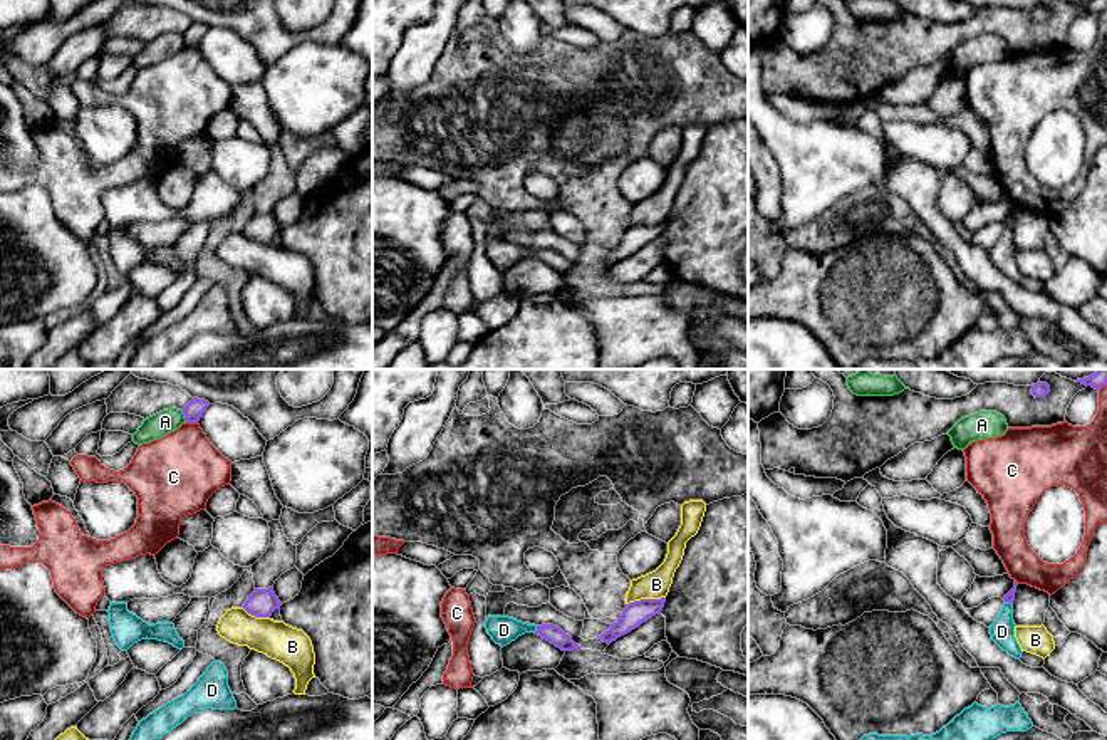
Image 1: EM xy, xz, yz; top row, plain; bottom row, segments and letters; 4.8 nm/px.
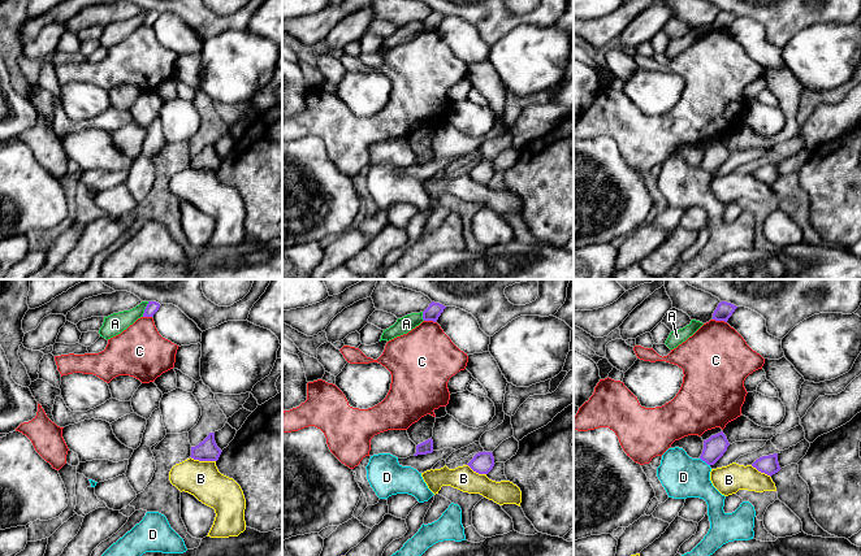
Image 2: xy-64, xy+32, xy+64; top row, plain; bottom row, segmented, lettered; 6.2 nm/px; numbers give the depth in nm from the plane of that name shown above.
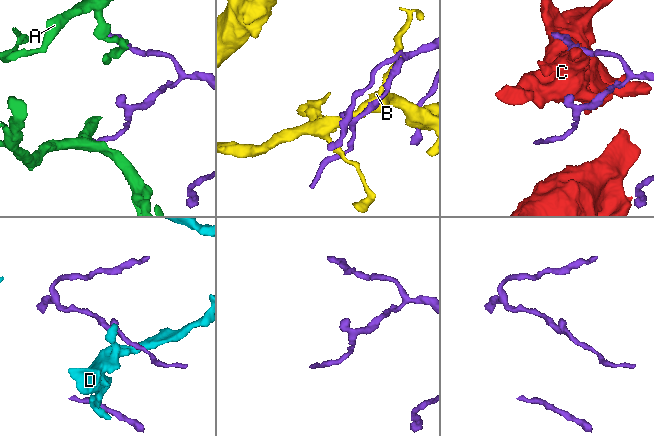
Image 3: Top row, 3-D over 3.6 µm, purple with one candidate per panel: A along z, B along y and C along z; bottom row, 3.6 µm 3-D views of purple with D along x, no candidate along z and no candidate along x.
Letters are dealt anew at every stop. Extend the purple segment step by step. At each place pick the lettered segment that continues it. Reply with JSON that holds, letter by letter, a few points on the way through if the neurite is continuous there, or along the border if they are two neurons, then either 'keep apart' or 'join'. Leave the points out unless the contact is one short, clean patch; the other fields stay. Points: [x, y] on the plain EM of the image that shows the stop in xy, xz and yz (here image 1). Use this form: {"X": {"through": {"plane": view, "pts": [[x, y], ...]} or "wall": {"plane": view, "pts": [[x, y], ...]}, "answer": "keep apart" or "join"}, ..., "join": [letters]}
{"A": {"answer": "keep apart"}, "B": {"answer": "keep apart"}, "C": {"answer": "keep apart"}, "D": {"wall": {"plane": "xz", "pts": [[537, 250], [534, 255]]}, "answer": "keep apart"}, "join": []}

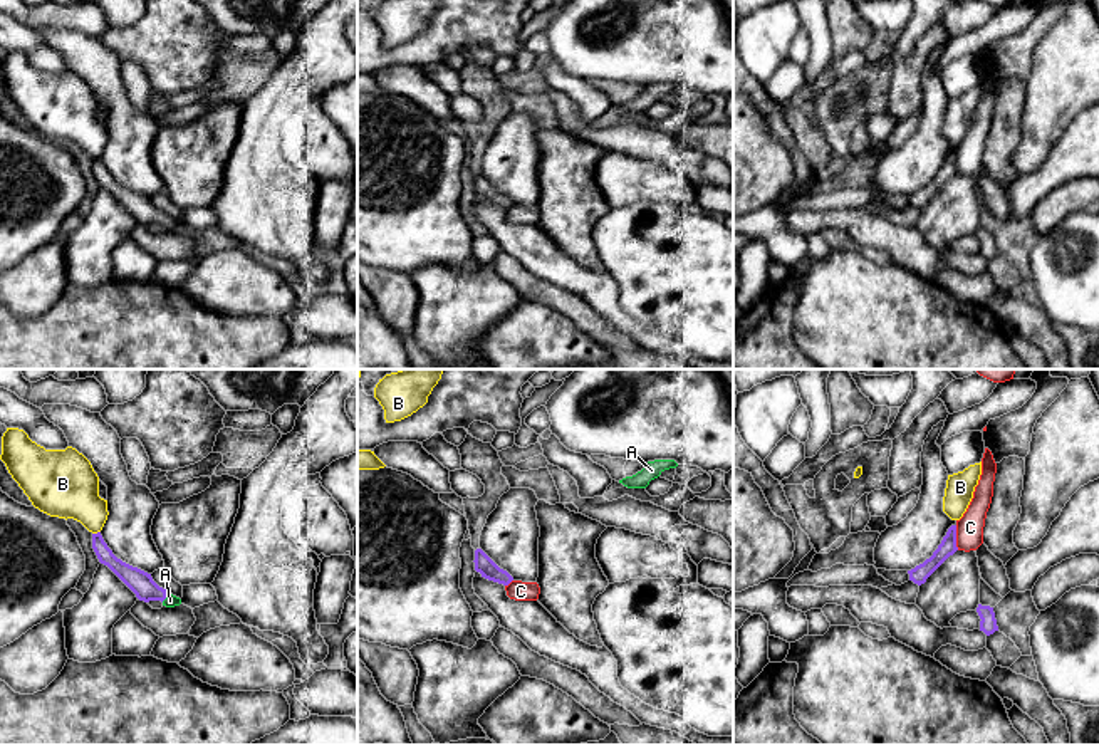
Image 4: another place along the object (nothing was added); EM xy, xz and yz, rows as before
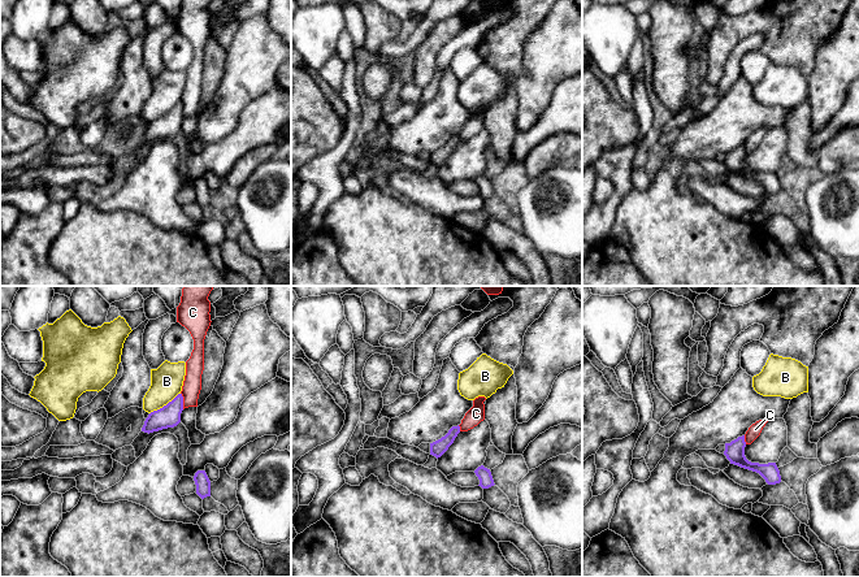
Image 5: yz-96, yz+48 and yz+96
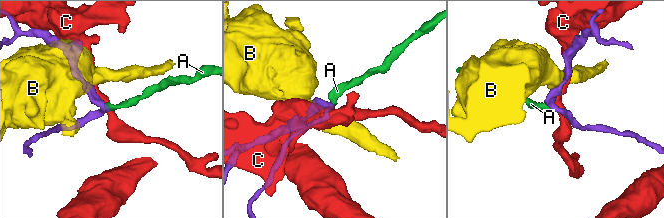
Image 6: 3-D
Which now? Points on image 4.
{"A": {"through": {"plane": "xy", "pts": [[141, 207], [150, 215], [165, 220], [170, 225]]}, "answer": "join"}, "B": {"wall": {"plane": "xy", "pts": [[99, 155], [93, 158]]}, "answer": "keep apart"}, "C": {"answer": "keep apart"}, "join": ["A"]}

